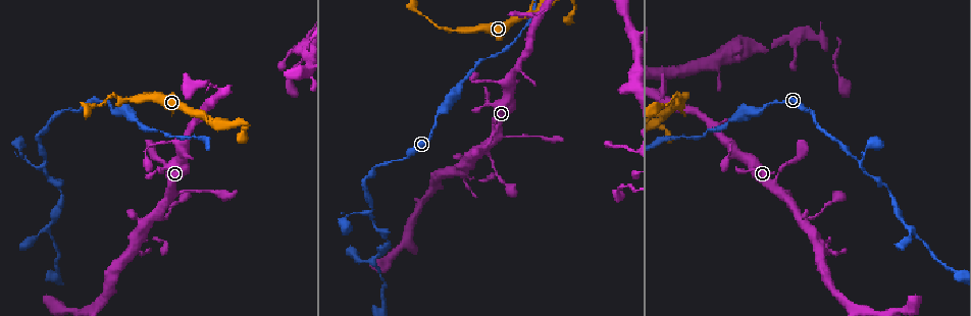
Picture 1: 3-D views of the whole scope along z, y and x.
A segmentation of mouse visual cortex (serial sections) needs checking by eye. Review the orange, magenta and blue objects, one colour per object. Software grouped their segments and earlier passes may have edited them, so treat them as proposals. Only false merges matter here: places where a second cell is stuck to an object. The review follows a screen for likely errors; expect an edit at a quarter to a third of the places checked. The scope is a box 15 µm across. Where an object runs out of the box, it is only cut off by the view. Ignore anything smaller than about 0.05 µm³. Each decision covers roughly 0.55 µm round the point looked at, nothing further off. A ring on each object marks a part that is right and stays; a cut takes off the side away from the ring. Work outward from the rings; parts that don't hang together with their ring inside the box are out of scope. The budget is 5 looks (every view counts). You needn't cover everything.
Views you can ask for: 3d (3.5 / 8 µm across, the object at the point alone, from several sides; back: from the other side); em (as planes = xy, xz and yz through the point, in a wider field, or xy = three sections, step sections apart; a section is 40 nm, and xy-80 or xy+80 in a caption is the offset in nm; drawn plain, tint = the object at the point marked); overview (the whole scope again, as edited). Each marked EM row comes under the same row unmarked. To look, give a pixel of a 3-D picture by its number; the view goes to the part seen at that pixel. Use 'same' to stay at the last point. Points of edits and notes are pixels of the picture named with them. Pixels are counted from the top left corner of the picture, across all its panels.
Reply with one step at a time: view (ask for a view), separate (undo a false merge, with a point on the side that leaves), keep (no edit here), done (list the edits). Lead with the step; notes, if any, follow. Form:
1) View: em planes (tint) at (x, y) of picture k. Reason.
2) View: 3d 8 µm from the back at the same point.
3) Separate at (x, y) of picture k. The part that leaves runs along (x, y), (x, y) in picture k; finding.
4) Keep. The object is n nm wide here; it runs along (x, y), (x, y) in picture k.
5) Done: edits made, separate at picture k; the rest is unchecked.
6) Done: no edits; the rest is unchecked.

View: 3d 3.5 µm from the back at (828, 240) of picture 1. A narrow waist.

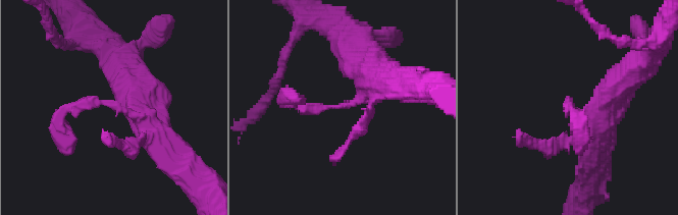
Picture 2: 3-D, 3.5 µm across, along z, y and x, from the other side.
View: em xy step 3 (tint) at (573, 103) of picture 2. Now the EM.

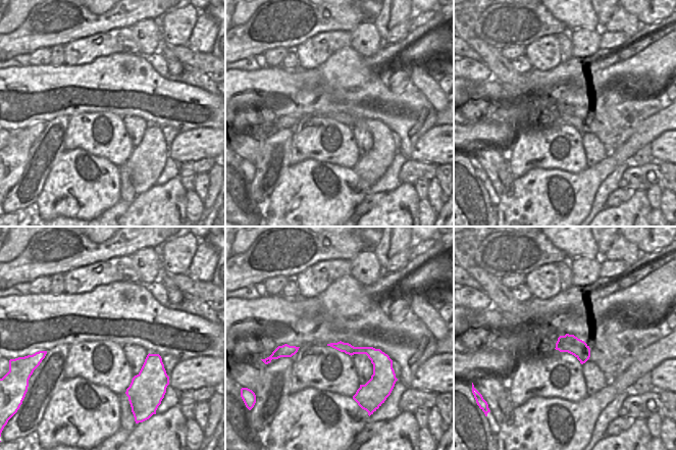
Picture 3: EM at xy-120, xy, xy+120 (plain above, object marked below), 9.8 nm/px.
Keep. It runs along (607, 111), (568, 105), (581, 140) in picture 2; all the same cell.

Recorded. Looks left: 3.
View: 3d 3.5 µm at (731, 143) of picture 1. Two arms in line, one across.

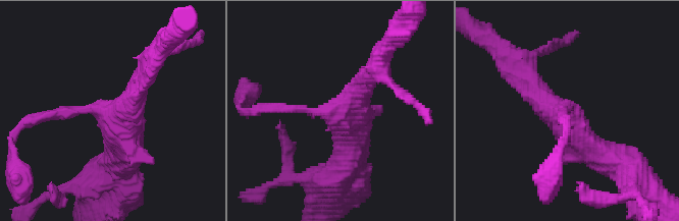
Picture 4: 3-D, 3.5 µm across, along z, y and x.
View: em xy step 1 (tint) at (338, 114) of picture 4. 3 arms meet here; the arms are 150, 300, 450 nm wide.

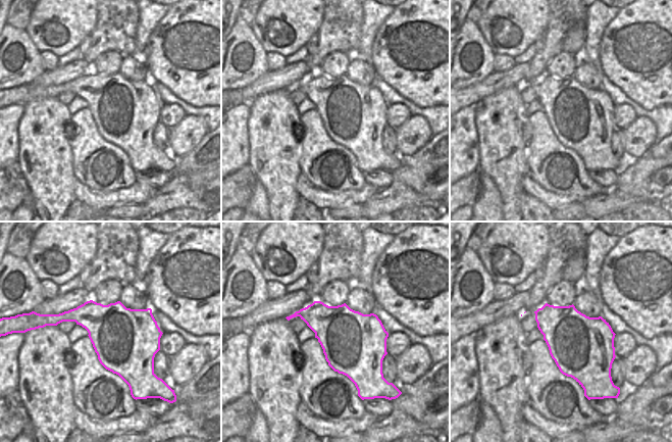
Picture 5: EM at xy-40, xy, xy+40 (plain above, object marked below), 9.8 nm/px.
View: em xy step 2 (tint) at the same point.

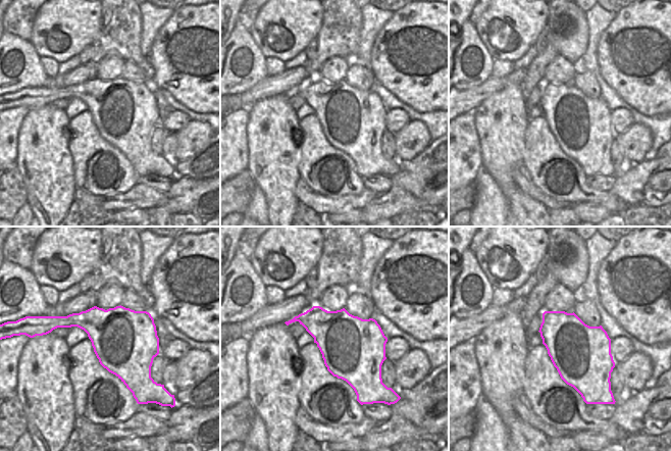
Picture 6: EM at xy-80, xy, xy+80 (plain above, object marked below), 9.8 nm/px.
Keep. The object is 600 nm wide here; it runs along (621, 162), (582, 143), (530, 77) in picture 4; one cell here.

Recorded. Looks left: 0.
Done: no edits; the rest is unchecked.

